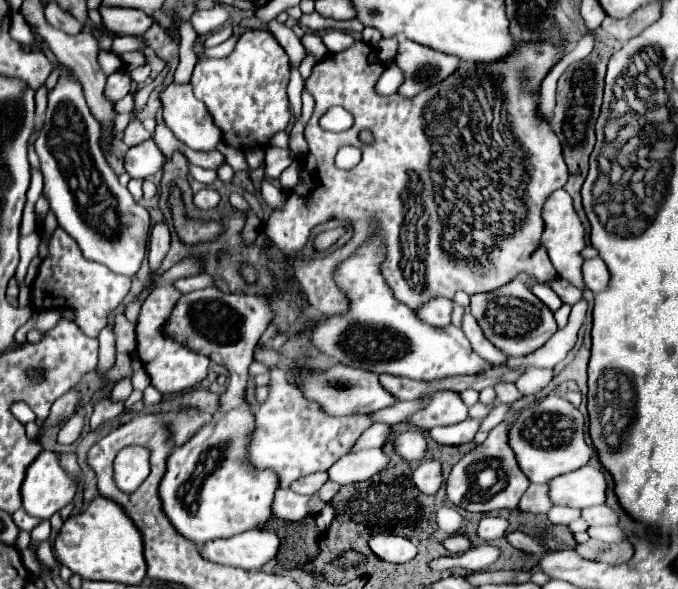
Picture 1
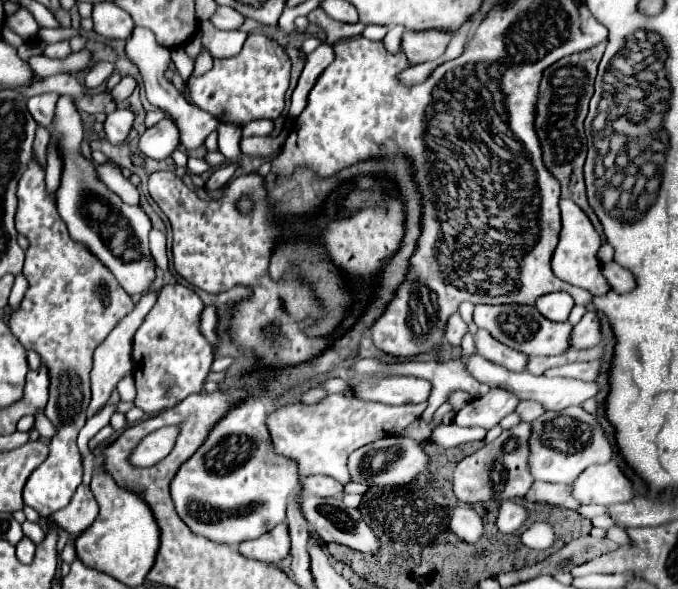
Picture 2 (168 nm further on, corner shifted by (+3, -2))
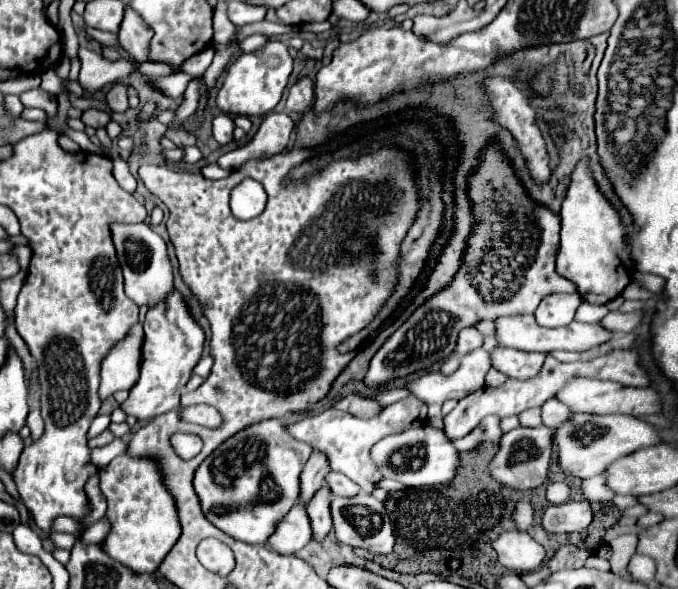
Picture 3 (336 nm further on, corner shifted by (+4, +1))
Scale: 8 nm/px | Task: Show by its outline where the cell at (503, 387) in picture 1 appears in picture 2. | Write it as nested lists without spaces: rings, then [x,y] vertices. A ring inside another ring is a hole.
[[[521,401],[515,409],[515,413],[521,417],[521,421],[533,421],[539,415],[543,415],[543,411],[545,411],[543,405],[537,401]]]

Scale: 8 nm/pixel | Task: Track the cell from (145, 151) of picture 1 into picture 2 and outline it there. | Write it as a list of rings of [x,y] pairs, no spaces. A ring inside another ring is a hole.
[[[167,117],[167,119],[161,119],[155,127],[149,127],[141,135],[139,153],[143,157],[163,161],[163,159],[171,157],[171,153],[177,149],[177,145],[179,145],[179,131],[177,131],[175,123]]]

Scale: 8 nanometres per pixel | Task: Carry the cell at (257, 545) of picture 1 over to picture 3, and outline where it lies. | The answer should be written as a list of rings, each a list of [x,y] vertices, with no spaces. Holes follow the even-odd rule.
[[[296,504],[288,512],[288,516],[278,524],[268,544],[280,554],[294,554],[302,550],[310,540],[312,540],[312,526],[308,520],[306,506]]]

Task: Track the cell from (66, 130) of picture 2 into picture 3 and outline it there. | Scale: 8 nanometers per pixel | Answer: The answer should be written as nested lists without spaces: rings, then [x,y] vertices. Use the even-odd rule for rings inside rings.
[[[146,222],[112,224],[112,238],[118,252],[118,262],[124,272],[124,292],[134,304],[152,308],[168,294],[172,294],[174,276],[172,276],[172,264],[168,258],[168,246]]]

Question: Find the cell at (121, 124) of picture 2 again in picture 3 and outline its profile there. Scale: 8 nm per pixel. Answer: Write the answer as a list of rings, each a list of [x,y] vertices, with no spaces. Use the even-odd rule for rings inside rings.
[[[86,108],[82,112],[82,122],[86,126],[92,126],[92,128],[98,128],[98,126],[106,126],[110,120],[110,116],[102,110],[96,110],[96,108]]]

